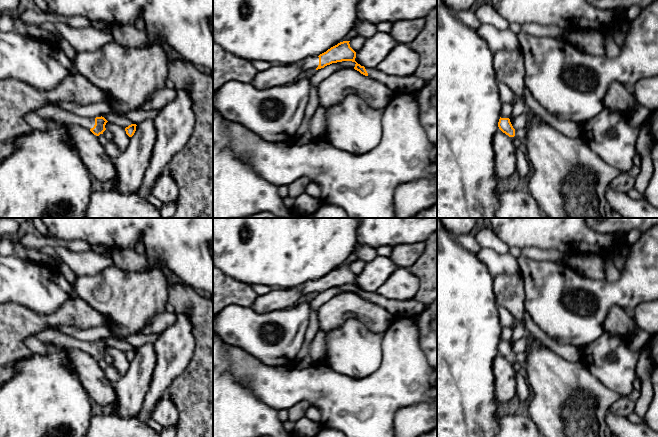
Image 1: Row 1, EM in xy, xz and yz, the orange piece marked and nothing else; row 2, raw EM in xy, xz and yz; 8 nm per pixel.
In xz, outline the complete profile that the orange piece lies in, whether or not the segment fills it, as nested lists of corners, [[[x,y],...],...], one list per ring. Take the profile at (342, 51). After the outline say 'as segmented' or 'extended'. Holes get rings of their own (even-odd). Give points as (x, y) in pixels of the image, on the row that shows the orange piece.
[[[350,41],[340,42],[319,56],[306,58],[297,64],[301,67],[301,69],[307,69],[309,73],[311,73],[312,69],[318,70],[332,63],[352,61],[356,63],[354,67],[355,70],[365,76],[368,76],[365,67],[355,61],[356,52],[350,47],[349,42]]]; extended

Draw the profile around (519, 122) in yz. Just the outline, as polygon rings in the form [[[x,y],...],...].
[[[526,110],[523,114],[512,119],[512,126],[515,130],[523,129],[528,123],[528,119],[531,117],[530,110]]]

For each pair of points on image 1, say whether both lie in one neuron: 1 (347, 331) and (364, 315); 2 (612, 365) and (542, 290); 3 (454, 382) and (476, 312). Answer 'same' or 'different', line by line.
1: different
2: different
3: same

